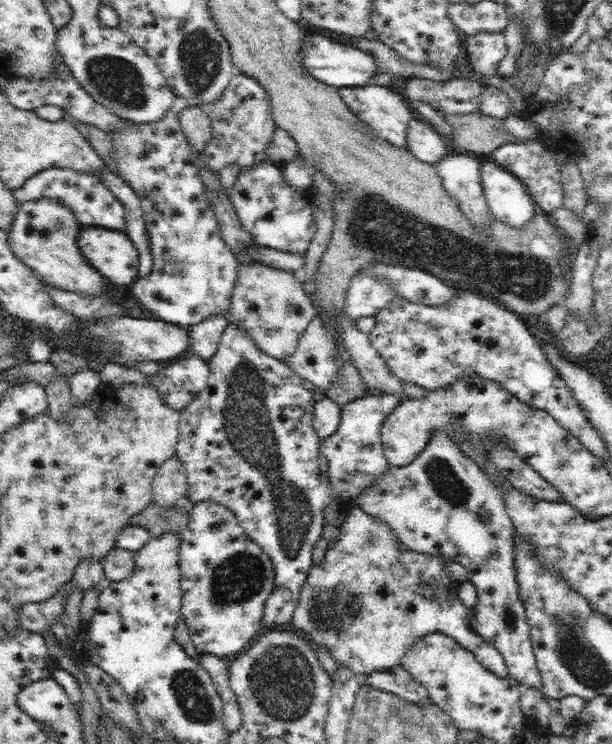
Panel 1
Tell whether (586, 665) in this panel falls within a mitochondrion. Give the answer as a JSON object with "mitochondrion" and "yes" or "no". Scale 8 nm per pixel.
{"mitochondrion":"yes"}

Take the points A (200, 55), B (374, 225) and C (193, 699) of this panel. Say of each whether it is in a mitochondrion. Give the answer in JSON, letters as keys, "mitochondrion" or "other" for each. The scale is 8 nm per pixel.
{"A":"mitochondrion","B":"mitochondrion","C":"mitochondrion"}

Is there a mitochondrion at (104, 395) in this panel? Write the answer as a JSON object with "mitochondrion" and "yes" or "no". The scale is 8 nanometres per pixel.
{"mitochondrion":"no"}

